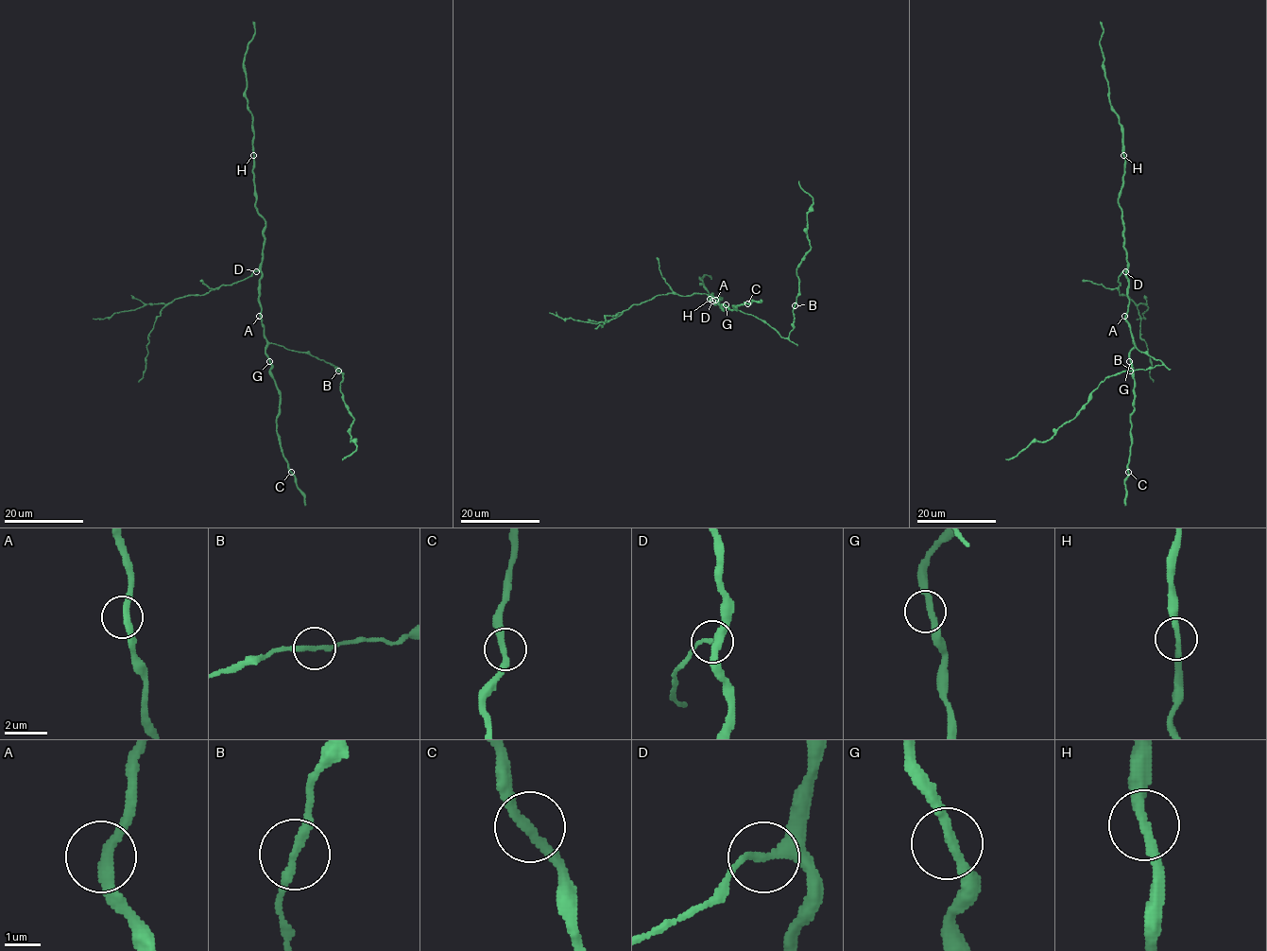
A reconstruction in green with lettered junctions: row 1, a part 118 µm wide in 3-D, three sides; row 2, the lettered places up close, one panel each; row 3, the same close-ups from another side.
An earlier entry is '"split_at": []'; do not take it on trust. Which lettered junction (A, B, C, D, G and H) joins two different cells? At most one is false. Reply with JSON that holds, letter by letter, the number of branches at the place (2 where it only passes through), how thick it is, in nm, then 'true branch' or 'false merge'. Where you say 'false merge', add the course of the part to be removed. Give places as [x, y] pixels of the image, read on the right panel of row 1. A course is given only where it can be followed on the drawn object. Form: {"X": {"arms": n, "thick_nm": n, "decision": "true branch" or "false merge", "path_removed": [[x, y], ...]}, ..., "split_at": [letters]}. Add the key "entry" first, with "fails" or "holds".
{"entry": "holds", "A": {"arms": 2, "thick_nm": 280, "decision": "true branch"}, "B": {"arms": 2, "thick_nm": 220, "decision": "true branch"}, "C": {"arms": 2, "thick_nm": 240, "decision": "true branch"}, "D": {"arms": 2, "thick_nm": 240, "decision": "true branch"}, "G": {"arms": 2, "thick_nm": 260, "decision": "true branch"}, "H": {"arms": 2, "thick_nm": 260, "decision": "true branch"}, "split_at": []}

